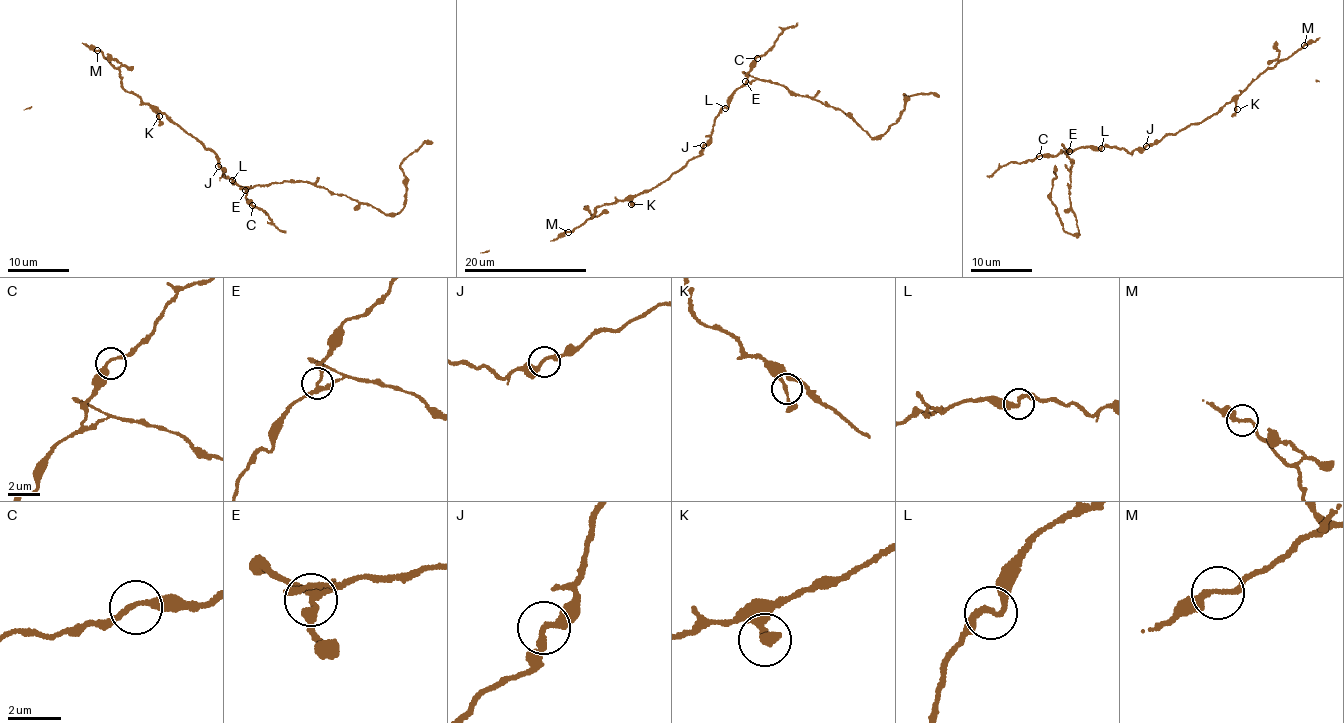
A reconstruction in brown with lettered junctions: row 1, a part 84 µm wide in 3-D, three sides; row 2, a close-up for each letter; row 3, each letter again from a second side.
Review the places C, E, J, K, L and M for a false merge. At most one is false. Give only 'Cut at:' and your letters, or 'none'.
Cut at: none

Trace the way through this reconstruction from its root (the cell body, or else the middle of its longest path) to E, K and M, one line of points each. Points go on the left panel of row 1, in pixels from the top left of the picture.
E: (225, 177), (234, 180), (233, 183), (245, 190)
K: (225, 177), (225, 171), (216, 154), (158, 110), (159, 116)
M: (225, 177), (216, 154), (164, 114), (125, 90), (117, 69), (97, 50)

